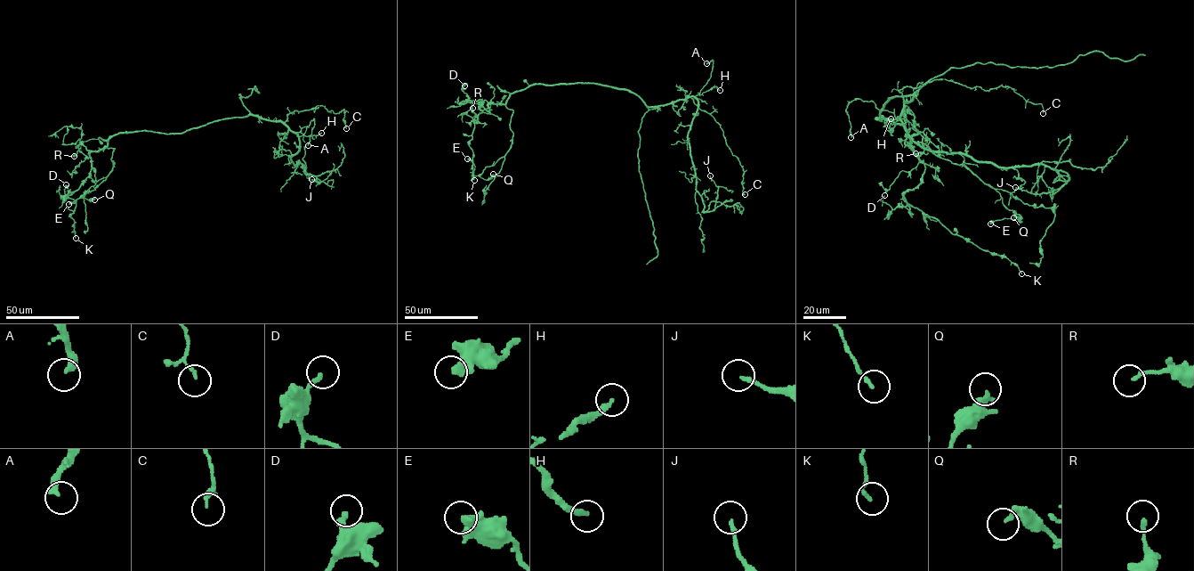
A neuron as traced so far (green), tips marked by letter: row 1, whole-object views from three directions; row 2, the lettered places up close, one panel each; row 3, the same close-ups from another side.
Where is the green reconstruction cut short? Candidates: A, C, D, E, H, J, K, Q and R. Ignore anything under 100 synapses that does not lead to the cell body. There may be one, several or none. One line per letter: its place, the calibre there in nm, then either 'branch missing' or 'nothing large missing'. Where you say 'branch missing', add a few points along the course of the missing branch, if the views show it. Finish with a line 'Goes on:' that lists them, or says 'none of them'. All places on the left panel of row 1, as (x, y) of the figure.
A: (308, 145) | 360 nm | nothing large missing
C: (346, 128) | 120 nm | nothing large missing
D: (66, 184) | 240 nm | nothing large missing
E: (68, 204) | 420 nm | nothing large missing
H: (321, 133) | 240 nm | nothing large missing
J: (311, 179) | 170 nm | nothing large missing
K: (76, 238) | 140 nm | nothing large missing
Q: (94, 199) | 300 nm | nothing large missing
R: (74, 156) | 160 nm | nothing large missing
Goes on: none of them

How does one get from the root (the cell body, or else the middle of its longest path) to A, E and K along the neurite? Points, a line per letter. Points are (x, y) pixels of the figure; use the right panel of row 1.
A: (889, 100), (914, 93), (899, 118), (878, 110), (872, 101), (852, 100), (846, 110), (851, 137)
E: (889, 100), (881, 120), (882, 116), (900, 124), (912, 140), (964, 165), (1015, 214), (1014, 220), (990, 224)
K: (889, 100), (879, 119), (905, 128), (924, 166), (906, 200), (1021, 273)

